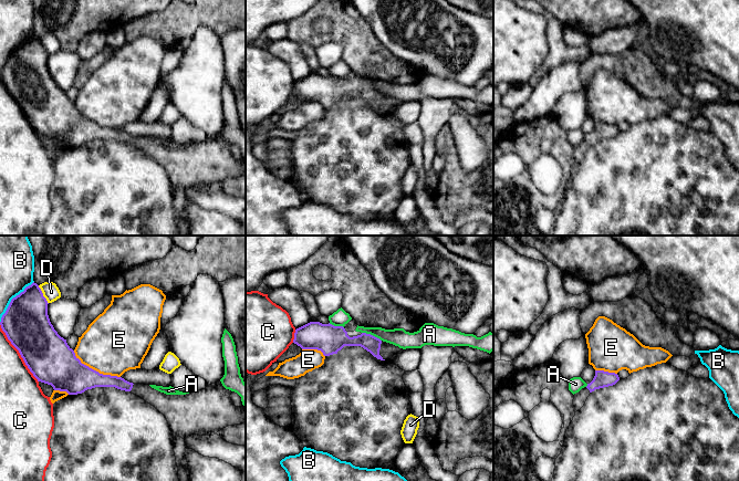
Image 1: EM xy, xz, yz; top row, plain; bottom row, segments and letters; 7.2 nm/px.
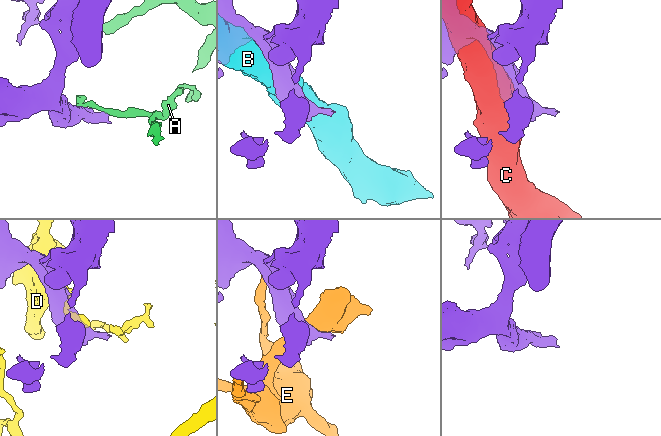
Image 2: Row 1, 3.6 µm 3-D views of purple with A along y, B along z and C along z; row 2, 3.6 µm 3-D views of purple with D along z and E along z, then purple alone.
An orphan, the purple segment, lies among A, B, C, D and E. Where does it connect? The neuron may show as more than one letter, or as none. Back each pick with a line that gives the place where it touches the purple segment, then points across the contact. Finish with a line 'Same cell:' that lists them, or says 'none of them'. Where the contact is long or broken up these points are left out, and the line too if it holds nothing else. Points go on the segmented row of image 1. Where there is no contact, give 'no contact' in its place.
Same cell: none of them

